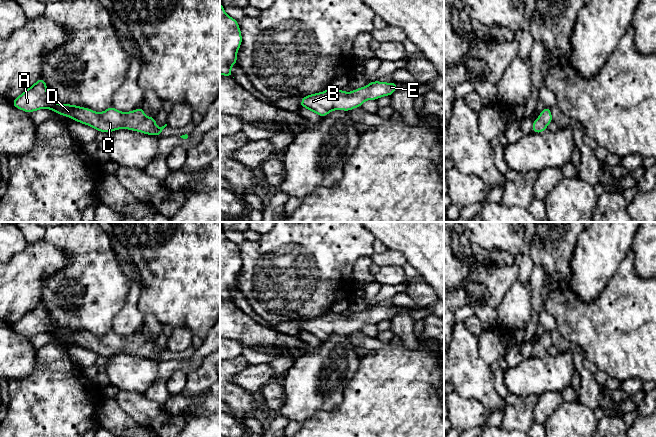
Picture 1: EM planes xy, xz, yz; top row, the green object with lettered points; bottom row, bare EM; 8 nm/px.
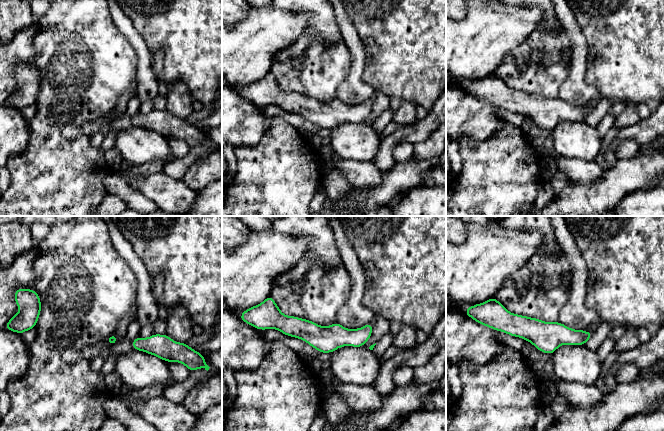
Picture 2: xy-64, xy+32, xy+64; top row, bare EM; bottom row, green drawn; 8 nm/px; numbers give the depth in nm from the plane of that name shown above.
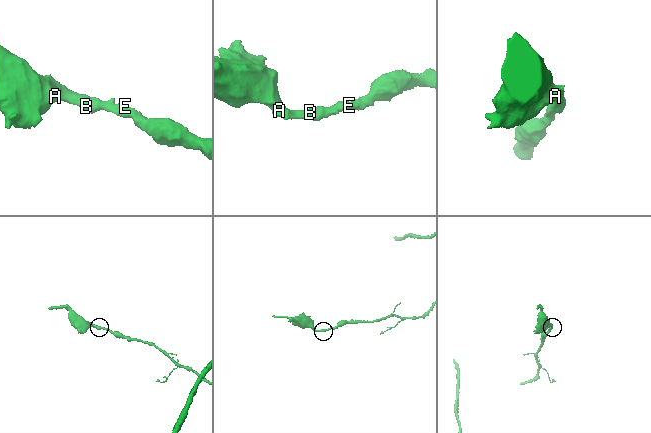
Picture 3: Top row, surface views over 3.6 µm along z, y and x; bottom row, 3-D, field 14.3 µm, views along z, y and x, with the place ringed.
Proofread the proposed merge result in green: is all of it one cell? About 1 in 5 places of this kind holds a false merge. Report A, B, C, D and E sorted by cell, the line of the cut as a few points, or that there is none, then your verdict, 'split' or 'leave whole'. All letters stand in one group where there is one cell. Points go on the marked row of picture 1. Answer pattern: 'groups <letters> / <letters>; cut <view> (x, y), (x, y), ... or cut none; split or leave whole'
groups A B C D E; cut none; leave whole

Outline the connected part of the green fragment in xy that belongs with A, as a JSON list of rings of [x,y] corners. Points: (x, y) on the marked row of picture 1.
[[[42,78],[16,97],[12,101],[12,105],[28,114],[39,109],[50,109],[60,116],[66,115],[68,118],[88,125],[99,132],[111,133],[119,129],[128,129],[158,137],[167,126],[165,124],[162,127],[157,127],[155,117],[147,117],[143,106],[129,112],[118,111],[113,106],[104,112],[95,112],[78,105],[56,103],[48,95],[47,84]]]

